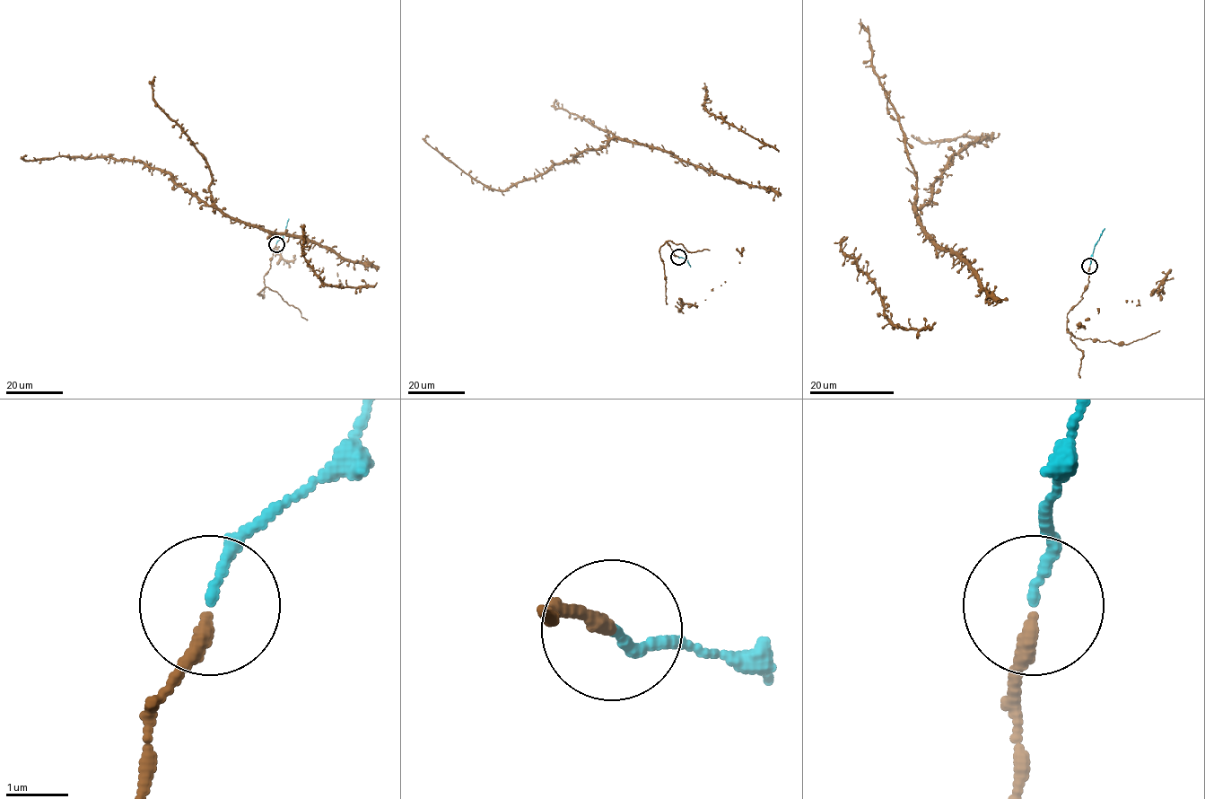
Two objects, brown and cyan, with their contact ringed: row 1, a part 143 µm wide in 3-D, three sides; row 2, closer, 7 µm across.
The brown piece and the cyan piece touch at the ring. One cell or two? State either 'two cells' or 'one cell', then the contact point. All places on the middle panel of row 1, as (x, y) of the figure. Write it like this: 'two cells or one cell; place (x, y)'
one cell; place (678, 257)

